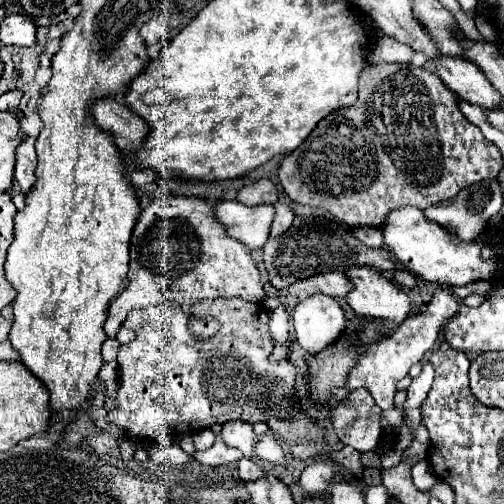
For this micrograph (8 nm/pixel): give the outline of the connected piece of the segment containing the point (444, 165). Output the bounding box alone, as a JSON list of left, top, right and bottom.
[278,64,502,226]

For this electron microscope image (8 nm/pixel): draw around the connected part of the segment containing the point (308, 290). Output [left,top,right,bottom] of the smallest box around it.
[288,270,352,300]

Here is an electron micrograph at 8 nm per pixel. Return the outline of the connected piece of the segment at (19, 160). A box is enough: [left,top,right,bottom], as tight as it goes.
[14,136,36,194]

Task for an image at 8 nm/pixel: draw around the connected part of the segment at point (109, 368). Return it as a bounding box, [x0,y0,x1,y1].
[98,362,120,408]

